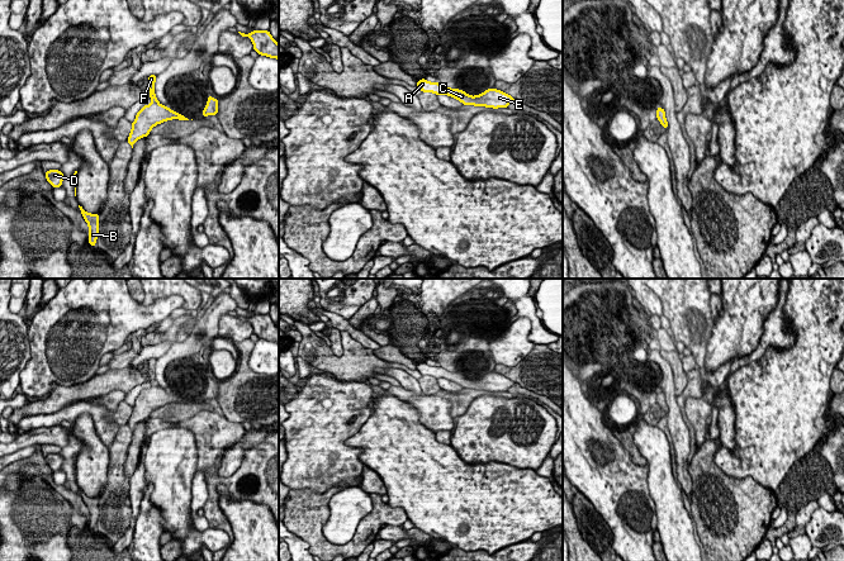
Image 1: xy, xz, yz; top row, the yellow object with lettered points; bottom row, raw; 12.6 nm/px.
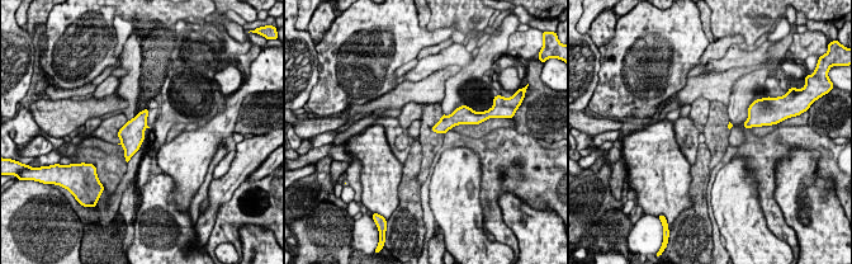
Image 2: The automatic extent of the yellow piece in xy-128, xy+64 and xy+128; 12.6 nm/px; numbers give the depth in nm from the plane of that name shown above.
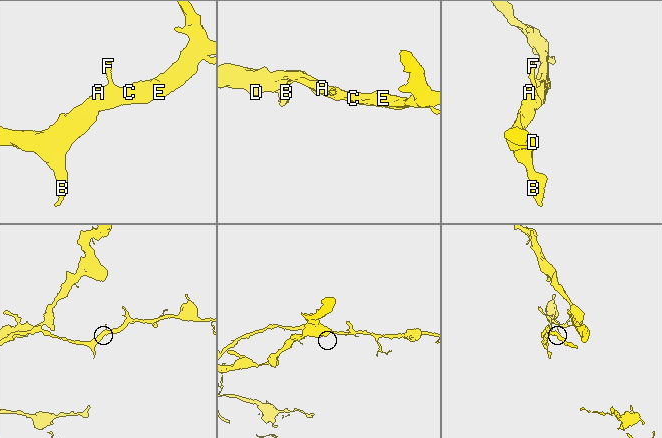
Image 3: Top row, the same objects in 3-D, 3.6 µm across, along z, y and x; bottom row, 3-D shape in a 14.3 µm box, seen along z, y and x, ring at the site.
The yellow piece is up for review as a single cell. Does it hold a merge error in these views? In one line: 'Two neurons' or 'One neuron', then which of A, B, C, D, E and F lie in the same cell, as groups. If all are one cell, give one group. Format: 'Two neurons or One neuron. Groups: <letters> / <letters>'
One neuron. Groups: A B C D E F

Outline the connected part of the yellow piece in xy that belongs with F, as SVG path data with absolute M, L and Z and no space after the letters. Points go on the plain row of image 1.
M150 358L148 374L151 388L142 390L142 393L137 396L134 405L132 407L132 414L127 423L132 432L139 422L150 419L151 413L157 408L161 408L171 403L189 404L186 400L158 386L155 379L155 366L156 358Z

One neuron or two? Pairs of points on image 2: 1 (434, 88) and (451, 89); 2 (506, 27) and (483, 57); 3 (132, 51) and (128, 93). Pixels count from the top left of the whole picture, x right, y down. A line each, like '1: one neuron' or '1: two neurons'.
1: two neurons
2: one neuron
3: one neuron

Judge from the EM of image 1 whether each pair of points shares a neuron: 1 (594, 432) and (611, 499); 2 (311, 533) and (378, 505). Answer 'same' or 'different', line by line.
1: same
2: same

